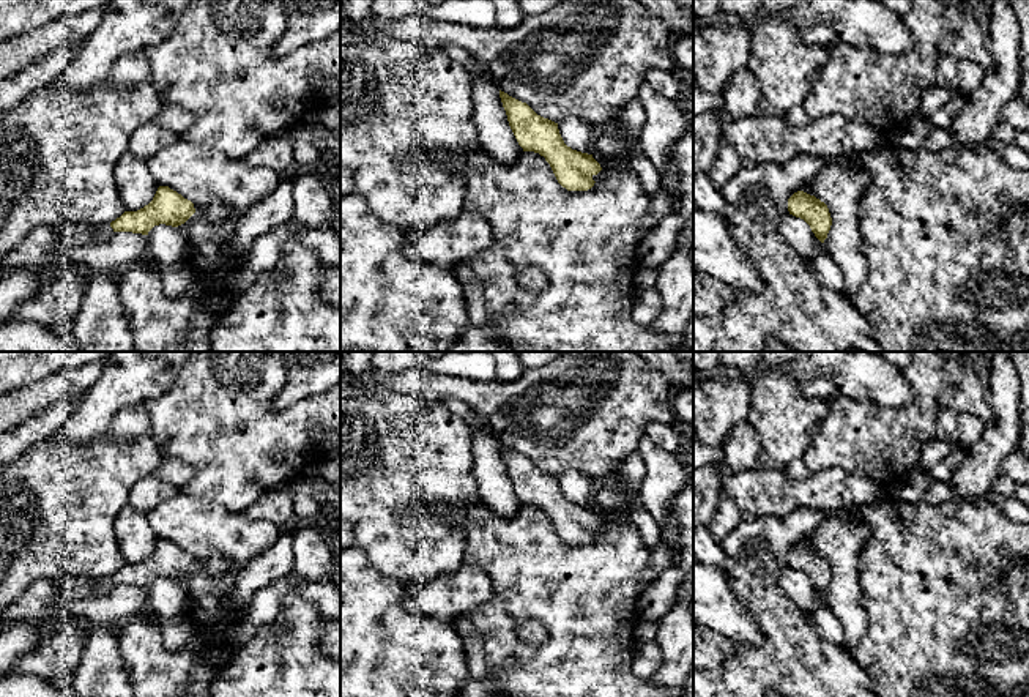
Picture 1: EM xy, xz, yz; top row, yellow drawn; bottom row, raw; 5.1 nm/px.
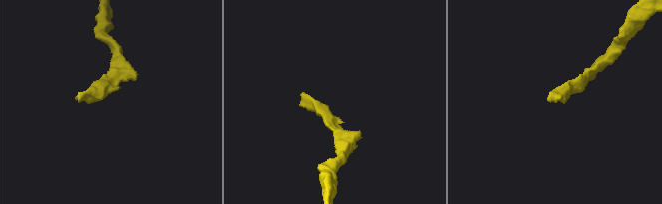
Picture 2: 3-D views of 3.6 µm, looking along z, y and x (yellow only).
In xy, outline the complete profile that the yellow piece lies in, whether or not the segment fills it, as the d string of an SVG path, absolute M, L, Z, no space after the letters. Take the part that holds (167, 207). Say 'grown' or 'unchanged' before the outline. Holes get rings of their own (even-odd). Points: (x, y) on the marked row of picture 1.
grown; M159 186L153 200L137 211L124 211L110 224L98 227L102 238L115 232L132 232L148 235L159 224L178 227L195 213L194 203L169 186Z

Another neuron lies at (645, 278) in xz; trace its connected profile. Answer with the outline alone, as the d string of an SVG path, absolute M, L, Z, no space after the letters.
M640 266L635 271L635 282L640 285L640 289L656 287L659 268L646 268Z

